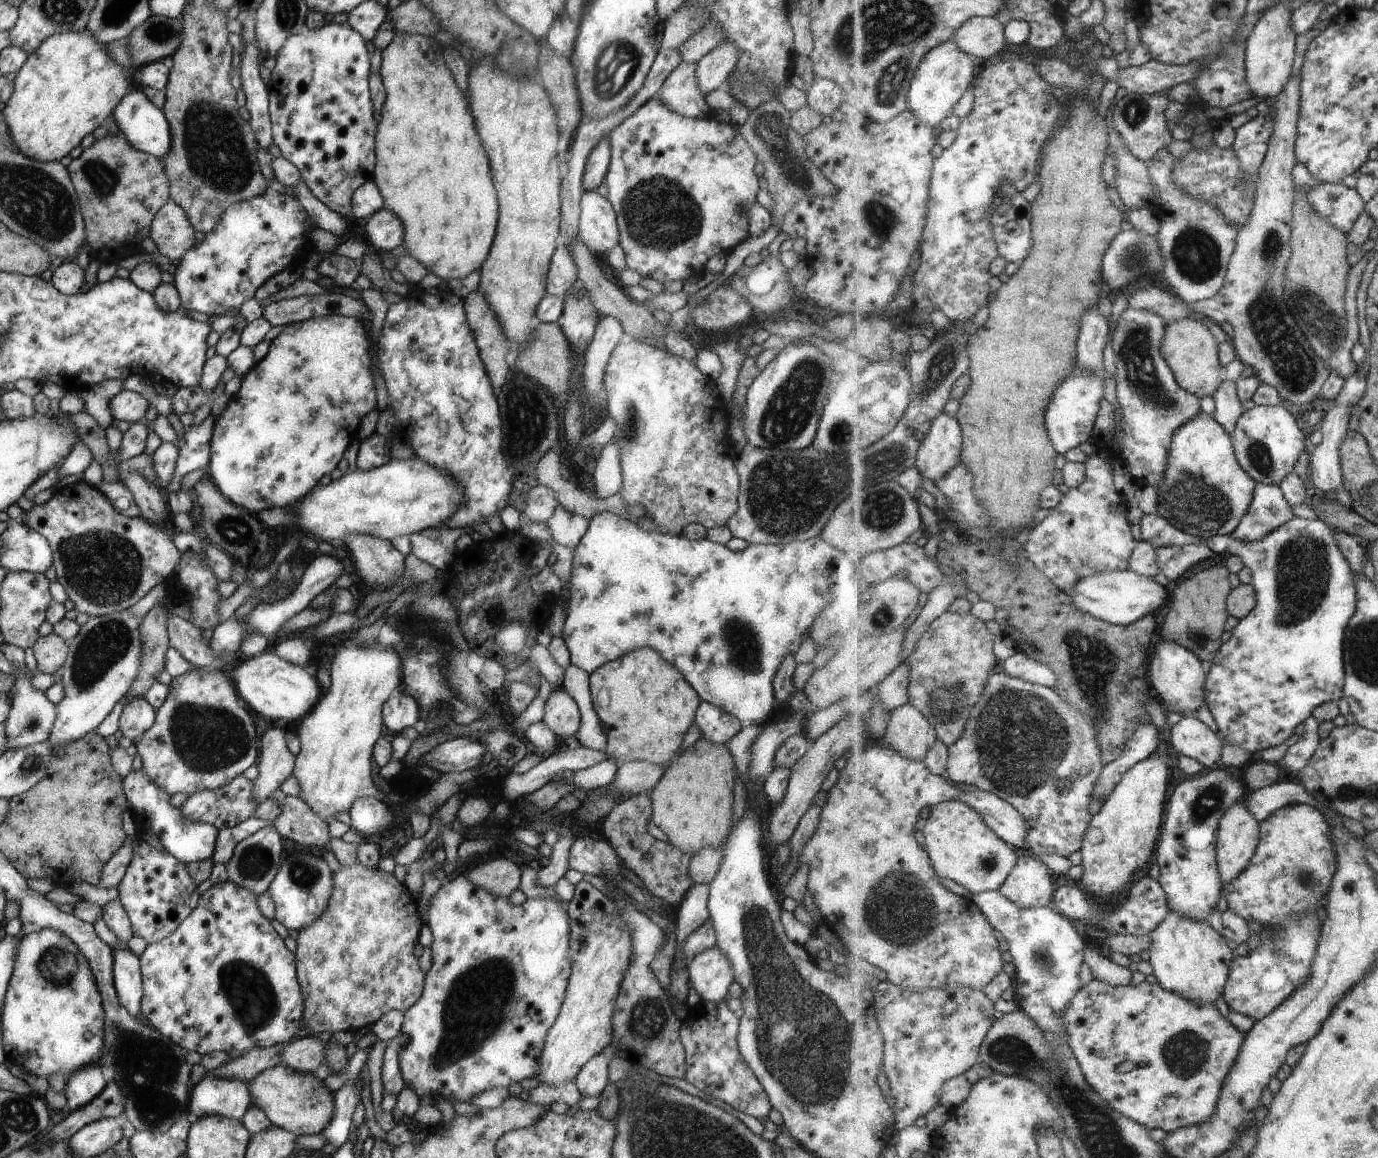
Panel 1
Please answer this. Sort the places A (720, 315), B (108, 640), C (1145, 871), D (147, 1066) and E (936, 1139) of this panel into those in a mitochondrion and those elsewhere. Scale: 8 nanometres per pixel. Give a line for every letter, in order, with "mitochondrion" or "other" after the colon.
A: mitochondrion
B: mitochondrion
C: other
D: mitochondrion
E: other

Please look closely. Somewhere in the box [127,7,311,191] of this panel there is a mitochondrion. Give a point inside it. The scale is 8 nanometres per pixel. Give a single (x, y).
(158, 36)

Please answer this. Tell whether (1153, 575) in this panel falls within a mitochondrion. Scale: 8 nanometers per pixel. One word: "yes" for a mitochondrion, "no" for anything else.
no

